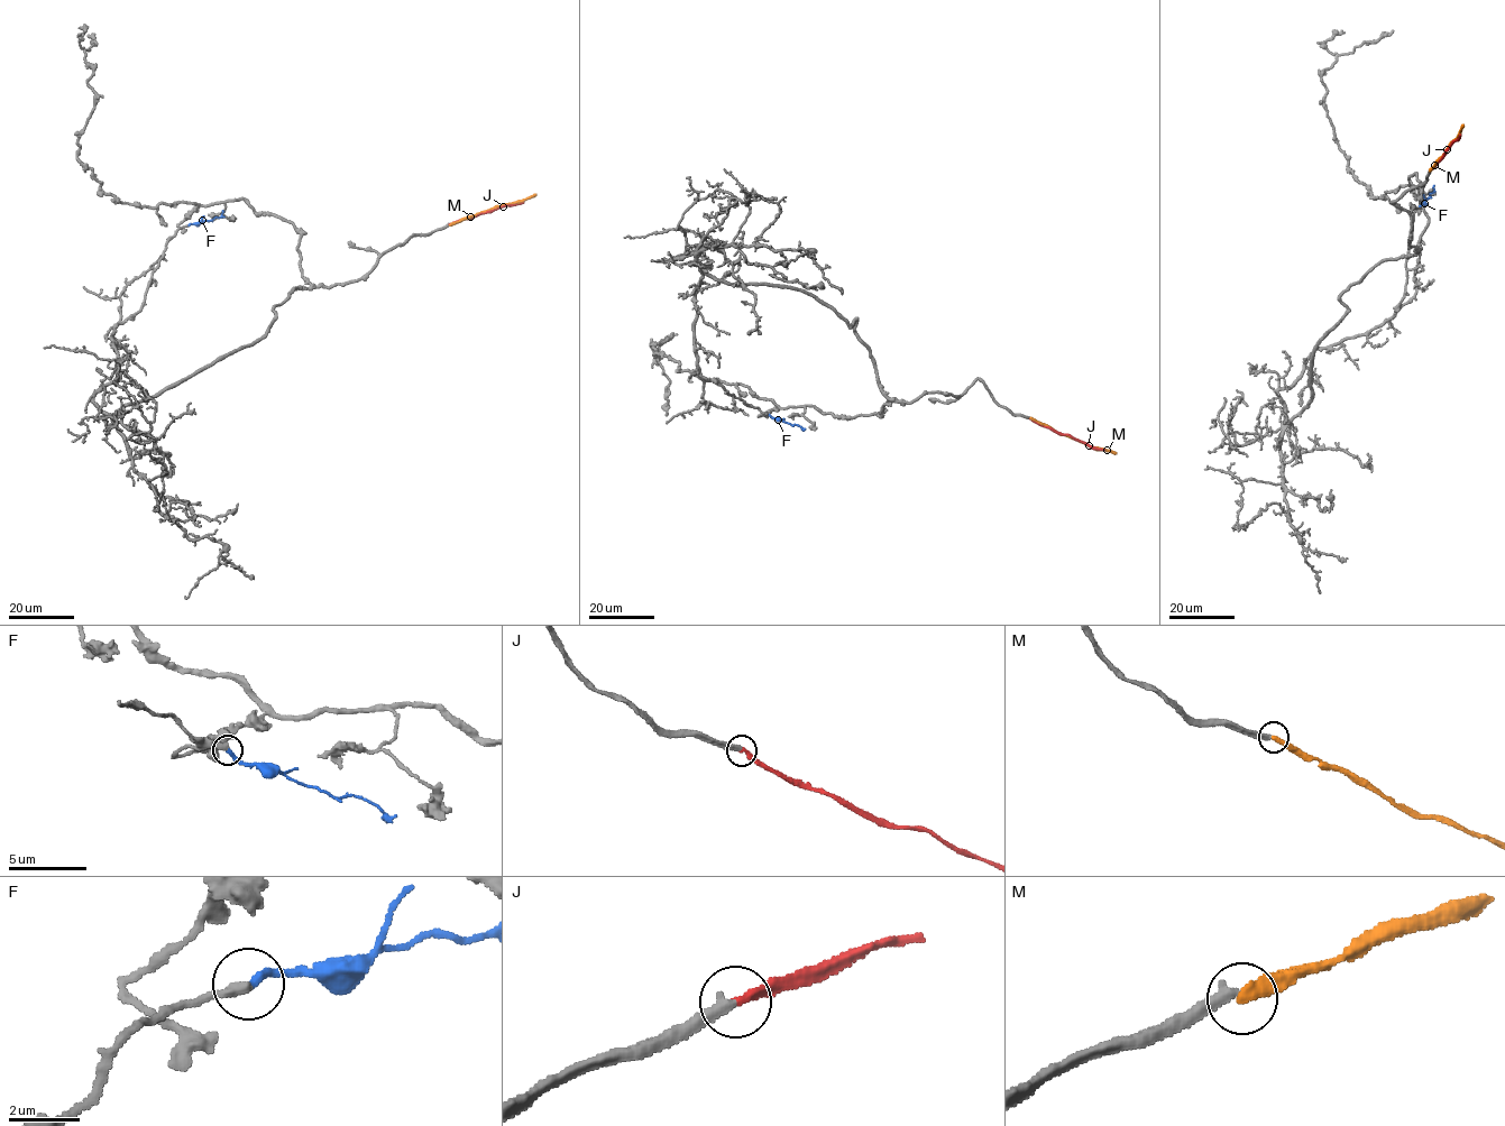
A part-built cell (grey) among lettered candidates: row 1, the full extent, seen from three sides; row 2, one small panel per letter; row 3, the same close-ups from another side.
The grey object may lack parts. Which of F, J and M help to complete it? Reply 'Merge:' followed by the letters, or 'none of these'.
Merge: F, J

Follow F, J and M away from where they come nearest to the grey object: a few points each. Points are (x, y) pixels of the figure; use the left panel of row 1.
F: (189, 224), (220, 218), (222, 210)
J: (449, 224), (524, 202)
M: (450, 225), (535, 194)

